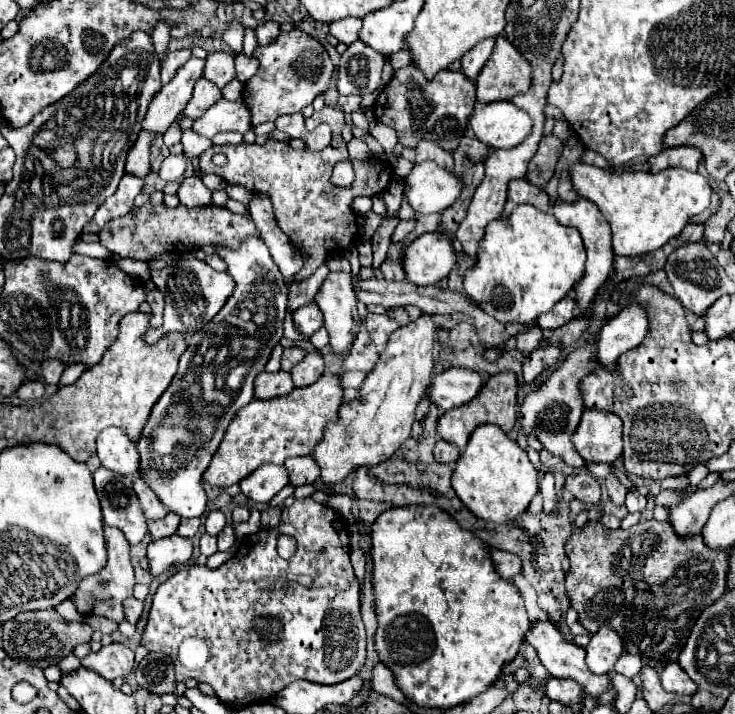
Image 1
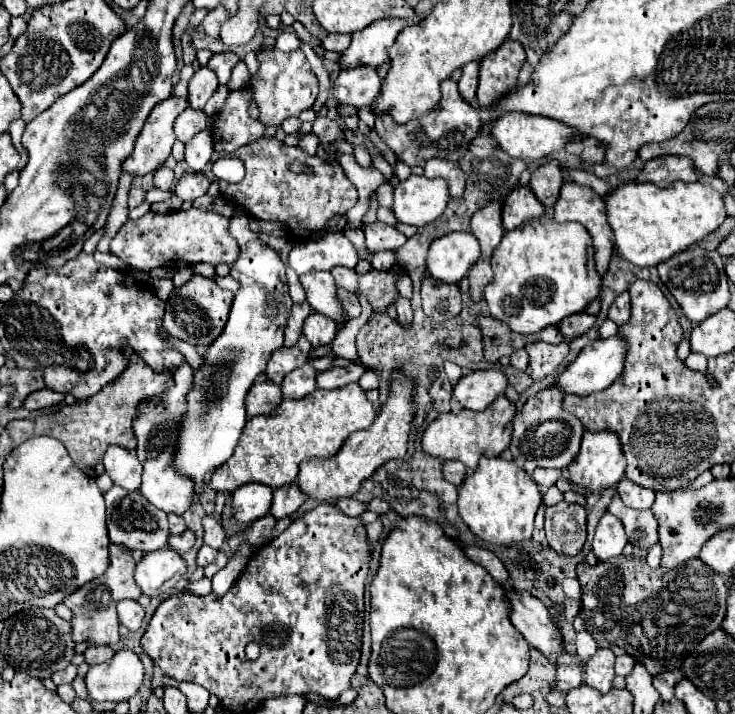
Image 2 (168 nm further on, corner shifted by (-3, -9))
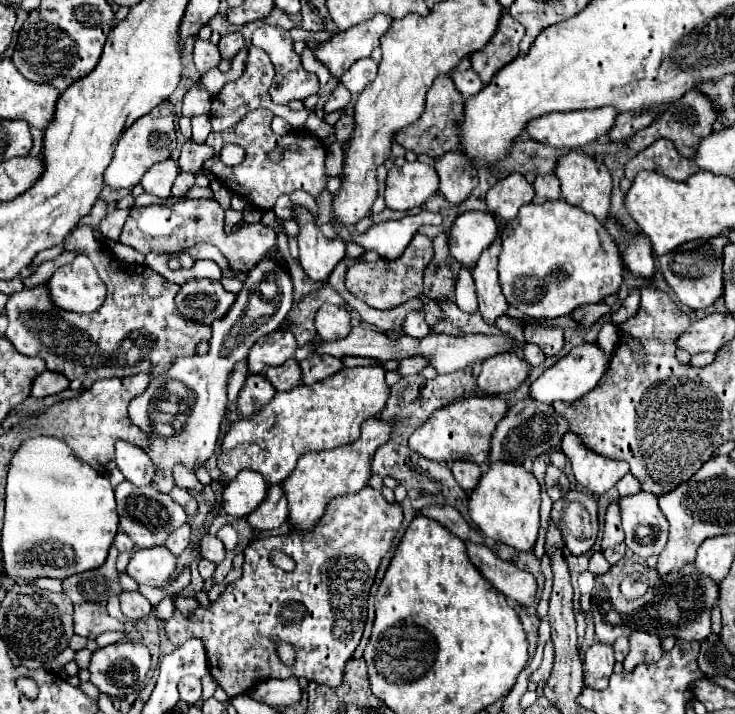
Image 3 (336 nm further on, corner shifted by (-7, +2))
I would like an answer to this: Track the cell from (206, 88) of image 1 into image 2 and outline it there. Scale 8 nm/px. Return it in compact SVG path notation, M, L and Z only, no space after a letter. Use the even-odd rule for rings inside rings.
M200 67L194 73L194 77L190 79L190 85L188 85L190 107L192 109L202 109L206 105L206 101L212 97L212 93L216 91L216 87L218 87L216 75L212 75L212 71L208 67Z

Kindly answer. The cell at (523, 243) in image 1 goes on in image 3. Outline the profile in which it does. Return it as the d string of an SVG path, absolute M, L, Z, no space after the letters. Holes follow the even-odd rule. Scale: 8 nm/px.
M564 200L526 204L500 234L500 286L512 308L526 318L570 316L582 304L602 302L622 284L622 258L604 226Z

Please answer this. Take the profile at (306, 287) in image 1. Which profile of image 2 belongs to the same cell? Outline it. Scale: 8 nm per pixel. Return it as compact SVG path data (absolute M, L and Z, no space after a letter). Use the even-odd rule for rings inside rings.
M288 267L288 287L290 287L290 297L292 297L292 301L294 301L296 305L300 305L300 303L306 301L304 287L300 287L300 281L298 281L296 271L292 271L290 267Z

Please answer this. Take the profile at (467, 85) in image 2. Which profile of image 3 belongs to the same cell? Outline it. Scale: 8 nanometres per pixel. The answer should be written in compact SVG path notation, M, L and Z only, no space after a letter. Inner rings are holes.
M470 68L470 70L464 70L464 72L454 70L454 72L450 74L450 78L452 78L456 90L462 94L462 98L468 98L468 96L478 94L478 92L482 90L482 86L484 86L484 84L480 82L478 74L476 74L472 68Z

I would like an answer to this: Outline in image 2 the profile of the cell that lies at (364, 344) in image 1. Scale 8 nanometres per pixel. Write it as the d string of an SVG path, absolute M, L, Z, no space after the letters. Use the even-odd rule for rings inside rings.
M350 363L346 367L332 367L326 371L320 371L316 377L316 383L320 389L338 389L350 383L356 383L366 373L364 365Z

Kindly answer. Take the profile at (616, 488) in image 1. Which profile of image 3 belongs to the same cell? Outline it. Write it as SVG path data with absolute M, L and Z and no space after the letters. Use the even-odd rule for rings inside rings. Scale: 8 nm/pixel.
M638 492L620 500L626 546L640 558L660 554L668 540L668 520L658 508L654 494Z

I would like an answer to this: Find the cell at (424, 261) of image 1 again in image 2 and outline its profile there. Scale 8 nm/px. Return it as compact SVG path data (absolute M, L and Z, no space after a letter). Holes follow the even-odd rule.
M448 233L432 241L426 257L426 273L434 281L460 283L480 257L480 245L470 233Z

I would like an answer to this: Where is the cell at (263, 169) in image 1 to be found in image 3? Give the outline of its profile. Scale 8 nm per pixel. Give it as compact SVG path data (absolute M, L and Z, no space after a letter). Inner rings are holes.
M260 108L256 112L250 112L248 116L244 116L244 120L240 120L240 124L236 124L236 128L232 128L232 132L212 132L208 138L208 144L214 146L216 154L214 158L204 162L204 168L208 168L224 186L228 186L234 194L242 194L250 204L258 206L260 210L272 210L274 202L278 196L282 194L292 194L294 190L306 190L312 196L318 196L324 186L326 186L326 178L324 178L324 146L320 144L318 138L306 134L306 132L290 132L284 136L284 160L282 162L270 162L268 160L268 152L276 148L276 144L280 144L280 136L276 136L270 128L272 122L272 112ZM226 144L238 144L244 148L246 156L244 162L238 166L226 166L220 160L220 148L224 148ZM290 144L298 144L296 152L290 152Z

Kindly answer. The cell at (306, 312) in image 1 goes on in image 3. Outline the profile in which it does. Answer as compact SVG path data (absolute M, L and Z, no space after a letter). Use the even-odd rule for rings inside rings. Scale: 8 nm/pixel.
M320 306L314 318L314 326L322 340L340 340L352 330L350 312L344 306Z

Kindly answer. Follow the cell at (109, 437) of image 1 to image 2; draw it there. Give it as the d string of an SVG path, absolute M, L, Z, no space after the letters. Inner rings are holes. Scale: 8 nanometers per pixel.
M112 445L106 449L102 463L106 467L106 473L114 481L114 485L120 485L128 491L136 491L140 487L142 467L132 451Z

